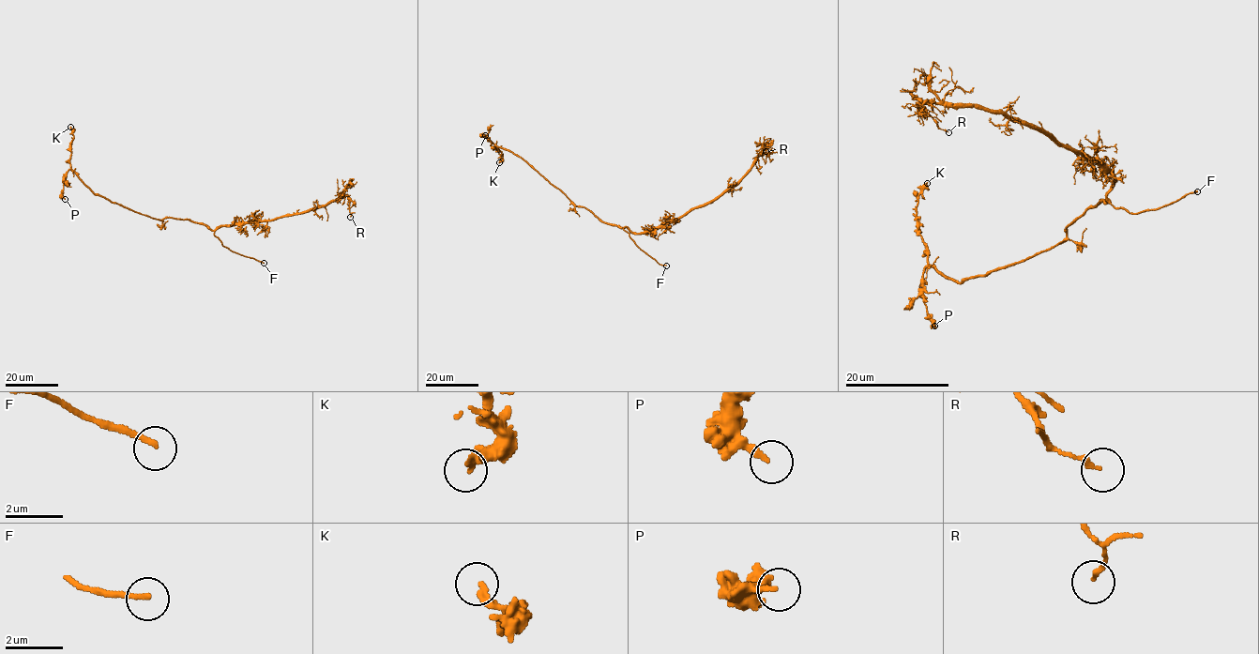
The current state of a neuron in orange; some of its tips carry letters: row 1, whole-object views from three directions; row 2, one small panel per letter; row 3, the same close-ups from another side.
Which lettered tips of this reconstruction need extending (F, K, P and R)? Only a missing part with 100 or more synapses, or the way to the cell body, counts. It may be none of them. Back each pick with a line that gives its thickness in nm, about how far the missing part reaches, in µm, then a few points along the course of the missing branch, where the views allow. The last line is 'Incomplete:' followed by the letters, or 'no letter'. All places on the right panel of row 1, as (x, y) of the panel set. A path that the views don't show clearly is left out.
F: 190 nm thick; about 20 µm are missing; missing branch runs (1197, 191), (1185, 171), (1190, 173), (1183, 177)
Incomplete: F

